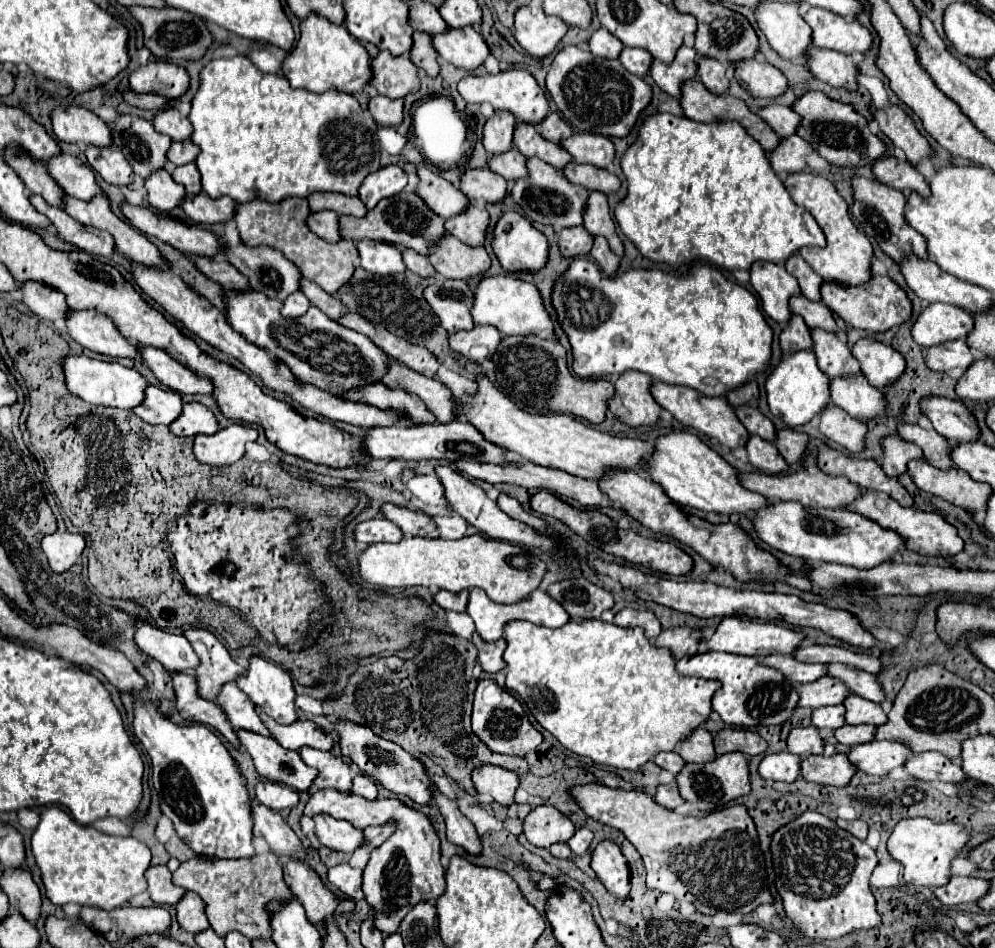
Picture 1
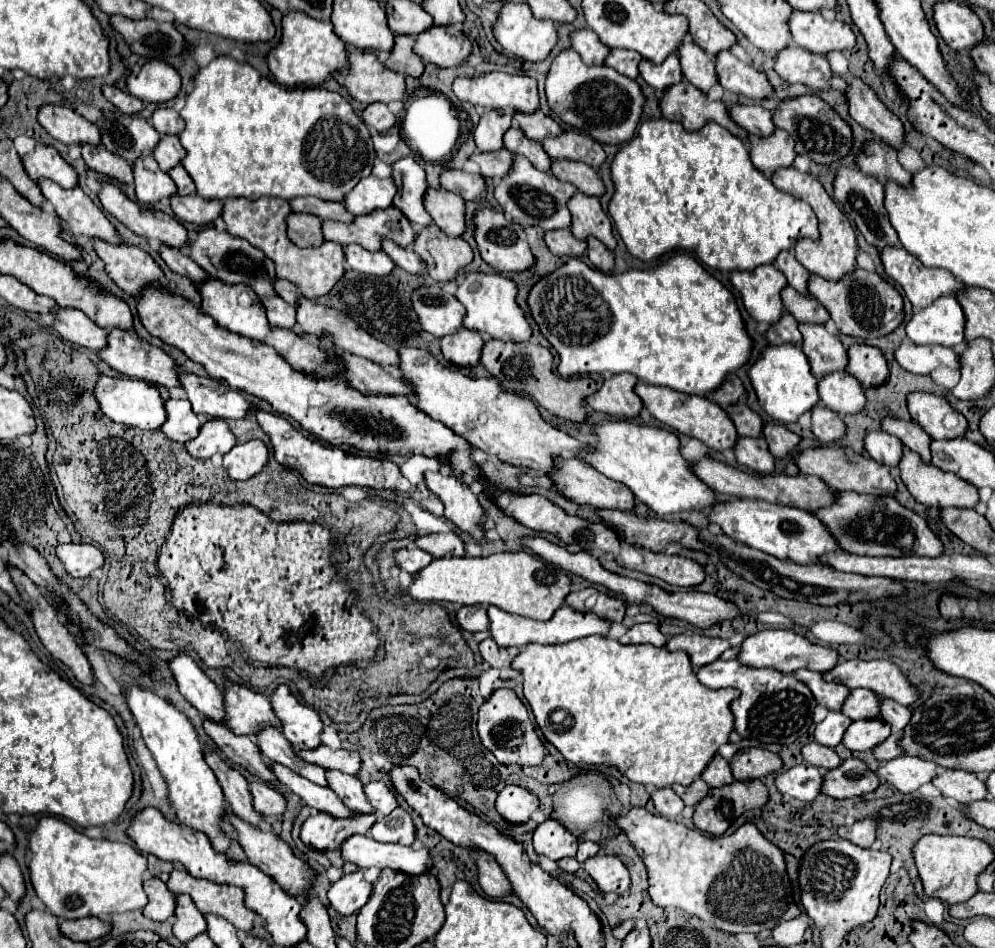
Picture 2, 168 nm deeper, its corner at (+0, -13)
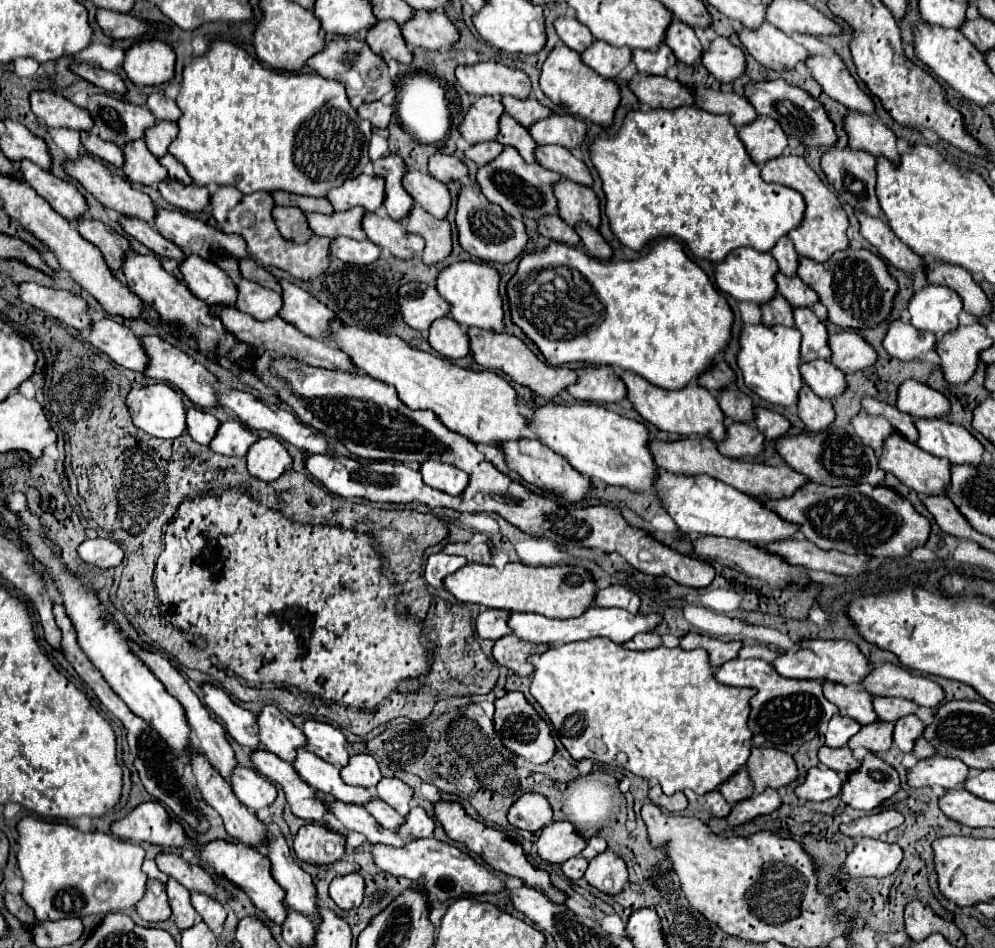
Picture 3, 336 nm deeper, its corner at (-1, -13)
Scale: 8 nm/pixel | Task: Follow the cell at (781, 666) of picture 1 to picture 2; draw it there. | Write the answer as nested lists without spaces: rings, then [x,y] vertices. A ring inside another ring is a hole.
[[[795,671],[793,673],[797,679],[801,679],[815,695],[817,703],[823,705],[825,709],[831,709],[831,711],[841,711],[843,703],[847,701],[847,695],[851,695],[849,687],[843,687],[839,683],[829,683],[823,679],[823,675],[815,673],[815,671]]]

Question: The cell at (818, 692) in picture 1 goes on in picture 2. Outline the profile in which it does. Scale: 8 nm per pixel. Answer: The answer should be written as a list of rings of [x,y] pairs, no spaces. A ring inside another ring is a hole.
[[[853,689],[841,711],[845,715],[849,715],[853,721],[875,719],[875,717],[879,717],[879,703],[881,703],[881,699],[873,691]]]

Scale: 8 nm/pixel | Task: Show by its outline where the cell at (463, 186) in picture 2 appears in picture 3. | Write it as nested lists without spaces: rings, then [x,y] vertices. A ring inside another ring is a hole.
[[[436,153],[430,161],[428,161],[428,171],[432,177],[436,177],[442,183],[448,181],[460,181],[462,177],[468,175],[468,167],[454,155],[444,155],[444,153]]]

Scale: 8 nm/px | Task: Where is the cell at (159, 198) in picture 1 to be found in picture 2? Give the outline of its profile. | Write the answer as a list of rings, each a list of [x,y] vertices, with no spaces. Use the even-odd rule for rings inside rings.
[[[143,155],[143,159],[135,163],[133,175],[135,175],[137,201],[143,205],[153,205],[163,197],[171,197],[177,191],[173,179],[159,169],[159,165],[151,155]]]

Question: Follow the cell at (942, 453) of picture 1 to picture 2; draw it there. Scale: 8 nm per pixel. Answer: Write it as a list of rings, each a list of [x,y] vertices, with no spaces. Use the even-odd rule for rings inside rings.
[[[887,417],[887,419],[883,419],[881,429],[887,431],[887,433],[891,433],[891,435],[895,435],[895,437],[899,437],[909,449],[913,449],[915,453],[919,453],[925,463],[931,461],[931,451],[929,451],[931,437],[917,423]]]

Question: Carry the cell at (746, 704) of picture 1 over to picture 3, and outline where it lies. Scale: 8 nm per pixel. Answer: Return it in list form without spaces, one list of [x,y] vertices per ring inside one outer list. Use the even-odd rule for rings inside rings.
[[[732,659],[714,671],[714,677],[722,685],[752,687],[756,695],[750,699],[750,719],[748,729],[752,733],[764,735],[772,745],[794,745],[800,747],[814,739],[822,723],[828,723],[836,715],[836,707],[822,695],[820,681],[812,679],[788,679],[776,675],[772,665],[762,659]]]

